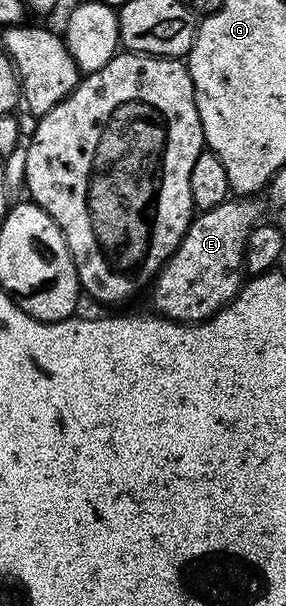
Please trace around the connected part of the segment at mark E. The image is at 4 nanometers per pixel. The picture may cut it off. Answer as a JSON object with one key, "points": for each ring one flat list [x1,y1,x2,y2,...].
{"points":[[229,199,218,207,197,212,182,243,151,282,153,310,170,321,185,323,206,321,222,311,240,293,246,241,261,221,256,199]]}

